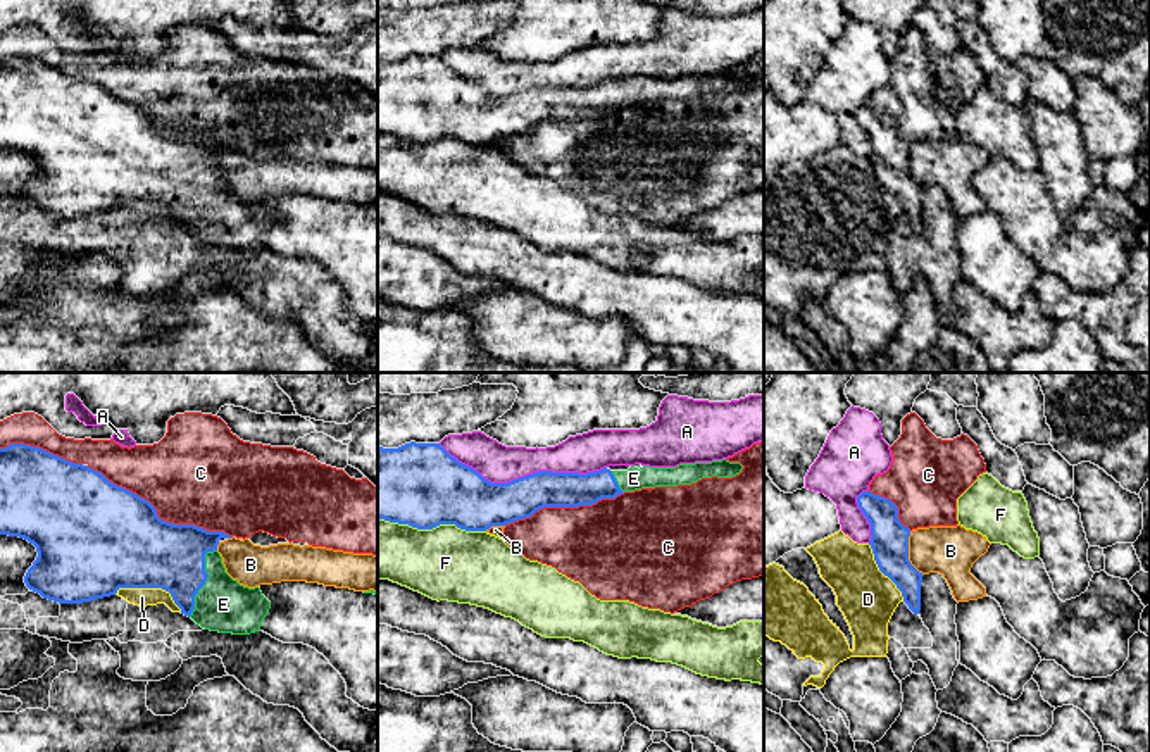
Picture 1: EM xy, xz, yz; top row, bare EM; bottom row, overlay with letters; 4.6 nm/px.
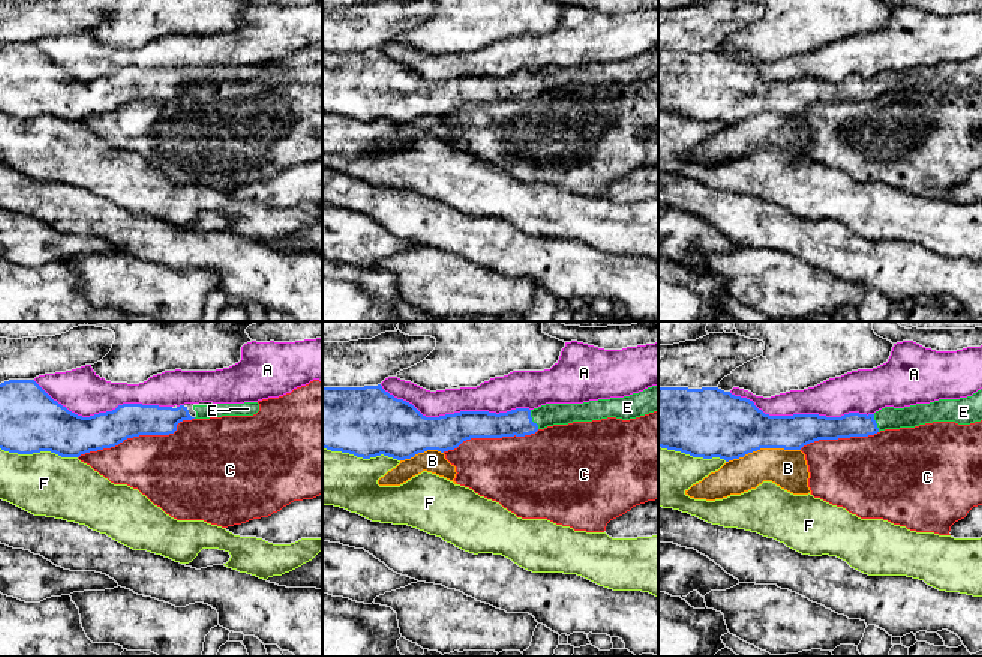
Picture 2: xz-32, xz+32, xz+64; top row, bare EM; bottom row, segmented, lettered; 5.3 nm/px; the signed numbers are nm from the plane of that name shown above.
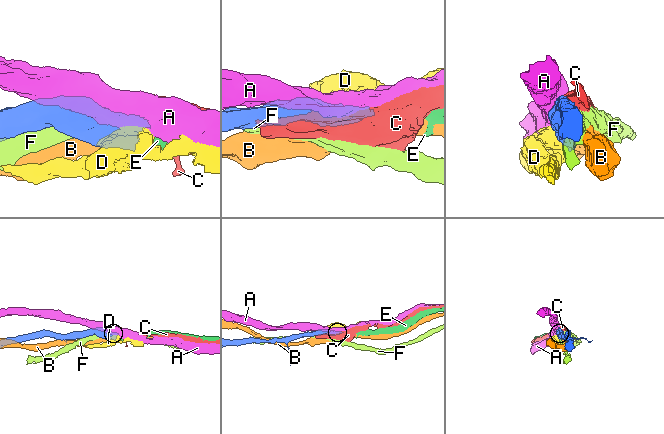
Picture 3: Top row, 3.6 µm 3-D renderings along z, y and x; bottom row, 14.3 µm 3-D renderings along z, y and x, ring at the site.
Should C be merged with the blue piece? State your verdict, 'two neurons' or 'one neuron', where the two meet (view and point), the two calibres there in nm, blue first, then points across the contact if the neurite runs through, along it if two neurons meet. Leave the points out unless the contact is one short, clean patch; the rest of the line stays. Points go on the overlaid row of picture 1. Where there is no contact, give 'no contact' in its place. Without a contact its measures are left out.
two neurons; meets blue in xy at (156, 514); 480 nm thick on the blue side, 440 nm on the other

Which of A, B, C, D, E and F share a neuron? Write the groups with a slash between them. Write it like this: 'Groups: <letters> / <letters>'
Groups: A / B / C / D / E / F

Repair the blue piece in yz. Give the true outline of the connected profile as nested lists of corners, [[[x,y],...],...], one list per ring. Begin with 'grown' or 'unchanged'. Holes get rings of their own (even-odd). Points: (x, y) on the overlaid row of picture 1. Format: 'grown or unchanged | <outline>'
unchanged | [[[869,490],[857,497],[857,504],[871,524],[869,545],[879,571],[897,585],[909,609],[919,614],[924,574],[909,561],[910,530],[898,521],[898,507]]]

